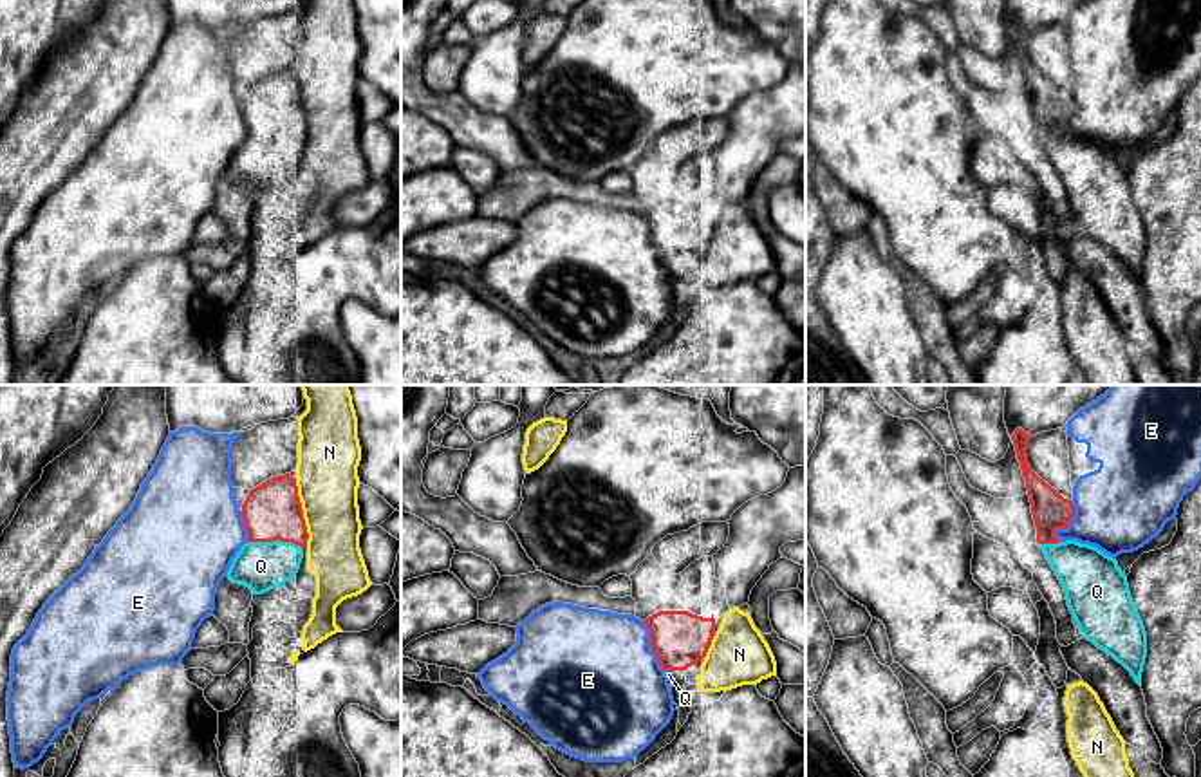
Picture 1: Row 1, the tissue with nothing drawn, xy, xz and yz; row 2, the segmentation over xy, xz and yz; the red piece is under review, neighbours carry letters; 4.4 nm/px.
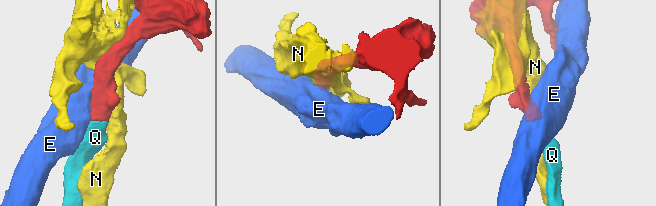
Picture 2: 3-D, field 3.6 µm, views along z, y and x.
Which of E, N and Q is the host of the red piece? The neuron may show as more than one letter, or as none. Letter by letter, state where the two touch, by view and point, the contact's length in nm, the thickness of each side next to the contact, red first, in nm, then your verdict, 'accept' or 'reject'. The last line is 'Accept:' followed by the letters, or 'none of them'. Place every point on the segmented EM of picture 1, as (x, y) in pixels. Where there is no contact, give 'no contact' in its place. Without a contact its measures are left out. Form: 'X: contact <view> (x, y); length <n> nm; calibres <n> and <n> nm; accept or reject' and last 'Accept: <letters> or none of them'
E: contact yz (1068, 524); length 190 nm; calibres 170 and 400 nm; reject
N: contact xy (300, 508); length 280 nm; calibres 260 and 280 nm; reject
Q: contact xy (275, 539); length 260 nm; calibres 260 and 220 nm; accept
Accept: Q

